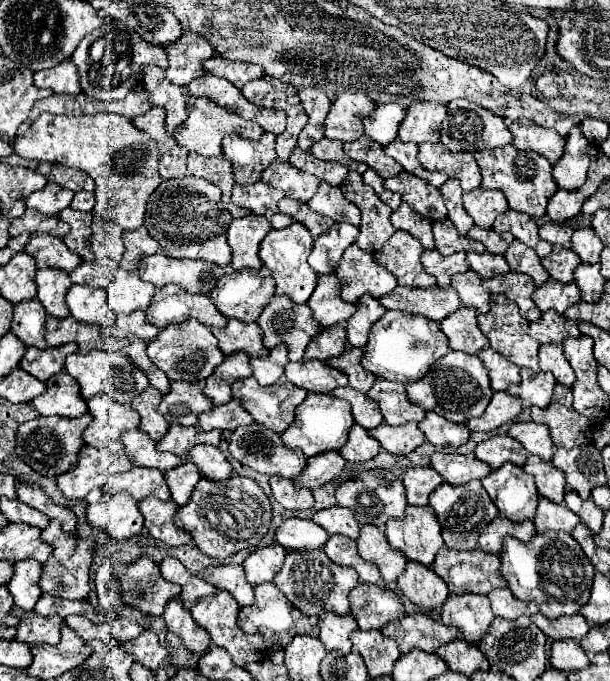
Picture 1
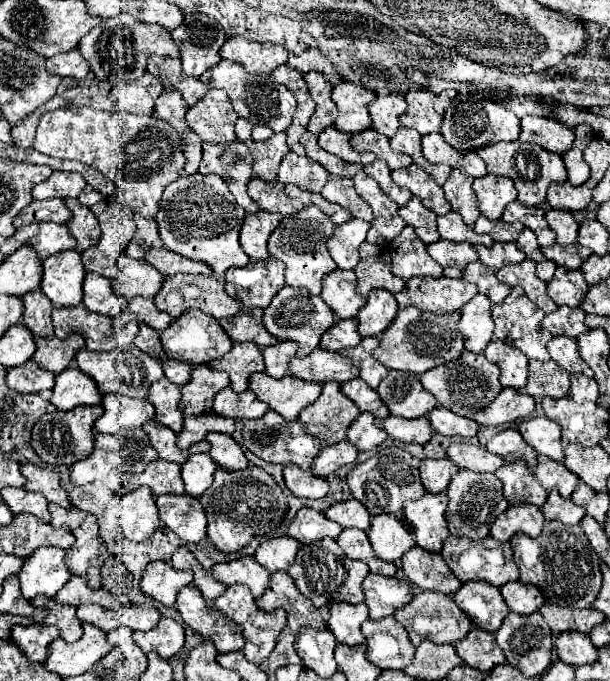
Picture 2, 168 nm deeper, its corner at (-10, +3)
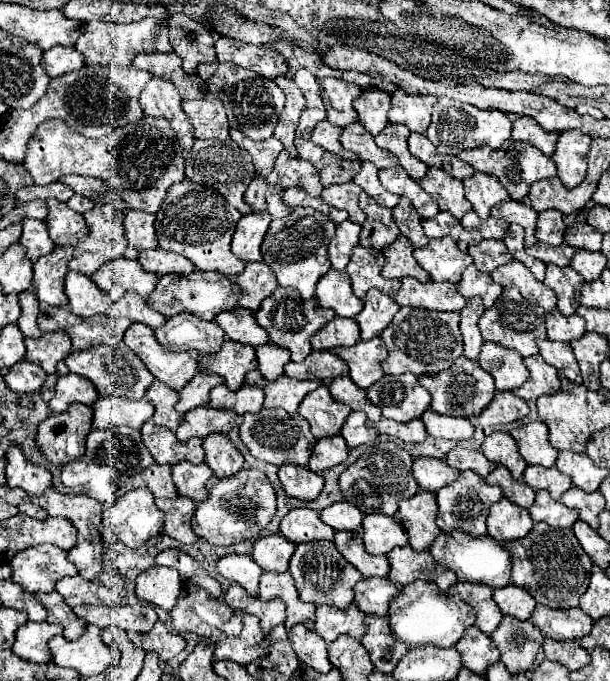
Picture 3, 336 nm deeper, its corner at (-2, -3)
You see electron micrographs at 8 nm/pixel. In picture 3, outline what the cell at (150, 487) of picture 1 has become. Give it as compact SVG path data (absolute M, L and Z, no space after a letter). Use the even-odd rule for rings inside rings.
M154 463L150 469L144 469L140 471L138 475L126 479L126 481L120 481L118 483L118 497L124 495L126 491L130 489L138 489L138 487L148 487L152 491L154 497L164 497L164 499L174 499L178 493L176 493L176 487L174 487L174 481L172 481L172 469L170 465L158 465Z

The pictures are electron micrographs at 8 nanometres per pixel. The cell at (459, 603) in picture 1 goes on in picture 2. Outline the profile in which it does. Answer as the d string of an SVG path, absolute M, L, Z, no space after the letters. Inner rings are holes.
M466 581L456 593L454 601L458 607L468 613L474 625L496 633L508 615L508 605L500 595L500 589L486 581Z

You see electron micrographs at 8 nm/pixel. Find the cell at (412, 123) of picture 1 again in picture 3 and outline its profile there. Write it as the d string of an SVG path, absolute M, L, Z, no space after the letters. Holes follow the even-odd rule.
M402 89L392 93L392 109L388 113L390 123L406 125L414 133L426 133L432 107L438 99L432 95L408 95Z

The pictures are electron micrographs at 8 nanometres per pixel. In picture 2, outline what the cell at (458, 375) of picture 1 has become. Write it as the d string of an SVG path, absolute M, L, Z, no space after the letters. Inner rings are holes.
M464 351L458 361L448 361L444 365L438 365L422 373L420 383L424 385L424 389L428 389L436 397L438 405L452 409L458 415L472 417L478 409L484 409L486 405L490 405L490 401L494 401L494 397L498 397L498 393L502 391L498 377L500 377L498 365L486 361L482 353Z

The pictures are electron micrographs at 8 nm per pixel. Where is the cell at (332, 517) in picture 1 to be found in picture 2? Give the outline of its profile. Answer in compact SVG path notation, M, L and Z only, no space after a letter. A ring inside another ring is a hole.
M346 499L342 503L334 503L328 507L328 511L324 513L330 521L340 523L342 527L356 527L366 531L370 527L370 513L368 509L356 501L356 499Z

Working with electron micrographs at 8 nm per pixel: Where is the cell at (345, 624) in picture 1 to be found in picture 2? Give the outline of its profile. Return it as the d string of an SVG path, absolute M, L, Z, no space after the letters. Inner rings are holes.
M334 603L330 607L328 629L336 635L338 643L360 645L360 643L364 643L364 635L360 631L360 625L366 619L368 619L368 609L364 603L358 603L358 605Z

